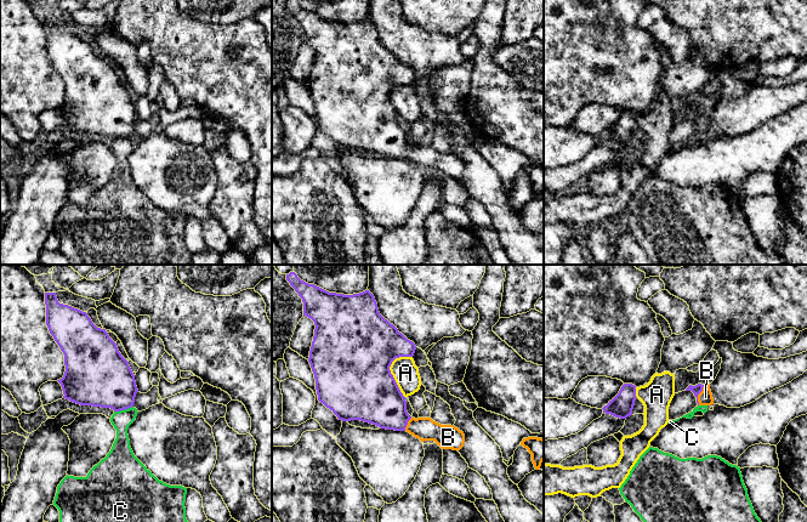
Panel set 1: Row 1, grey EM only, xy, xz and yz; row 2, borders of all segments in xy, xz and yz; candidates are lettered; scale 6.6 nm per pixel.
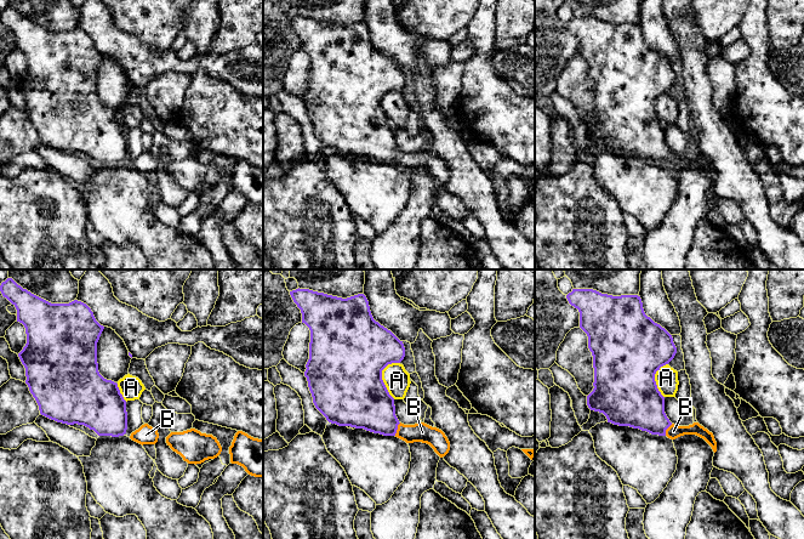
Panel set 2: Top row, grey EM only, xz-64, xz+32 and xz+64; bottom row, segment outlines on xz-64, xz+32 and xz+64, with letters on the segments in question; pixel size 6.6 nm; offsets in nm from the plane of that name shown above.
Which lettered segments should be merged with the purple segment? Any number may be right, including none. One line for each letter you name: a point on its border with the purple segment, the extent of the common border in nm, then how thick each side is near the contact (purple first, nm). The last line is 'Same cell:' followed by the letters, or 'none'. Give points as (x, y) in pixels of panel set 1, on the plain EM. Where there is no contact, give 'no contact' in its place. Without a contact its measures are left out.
B: contact yz (698, 122); length 140 nm; calibres 60 and 100 nm
Same cell: B

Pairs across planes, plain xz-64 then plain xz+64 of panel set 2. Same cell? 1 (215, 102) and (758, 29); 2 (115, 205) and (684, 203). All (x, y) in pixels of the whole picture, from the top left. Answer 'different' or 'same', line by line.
1: same
2: different

